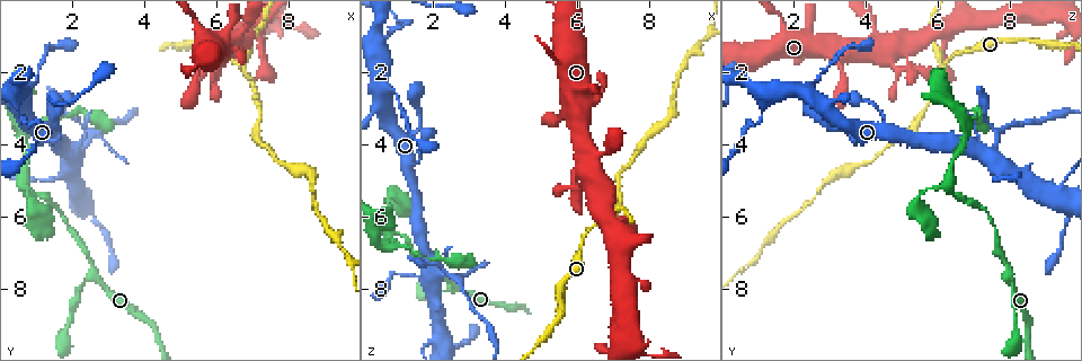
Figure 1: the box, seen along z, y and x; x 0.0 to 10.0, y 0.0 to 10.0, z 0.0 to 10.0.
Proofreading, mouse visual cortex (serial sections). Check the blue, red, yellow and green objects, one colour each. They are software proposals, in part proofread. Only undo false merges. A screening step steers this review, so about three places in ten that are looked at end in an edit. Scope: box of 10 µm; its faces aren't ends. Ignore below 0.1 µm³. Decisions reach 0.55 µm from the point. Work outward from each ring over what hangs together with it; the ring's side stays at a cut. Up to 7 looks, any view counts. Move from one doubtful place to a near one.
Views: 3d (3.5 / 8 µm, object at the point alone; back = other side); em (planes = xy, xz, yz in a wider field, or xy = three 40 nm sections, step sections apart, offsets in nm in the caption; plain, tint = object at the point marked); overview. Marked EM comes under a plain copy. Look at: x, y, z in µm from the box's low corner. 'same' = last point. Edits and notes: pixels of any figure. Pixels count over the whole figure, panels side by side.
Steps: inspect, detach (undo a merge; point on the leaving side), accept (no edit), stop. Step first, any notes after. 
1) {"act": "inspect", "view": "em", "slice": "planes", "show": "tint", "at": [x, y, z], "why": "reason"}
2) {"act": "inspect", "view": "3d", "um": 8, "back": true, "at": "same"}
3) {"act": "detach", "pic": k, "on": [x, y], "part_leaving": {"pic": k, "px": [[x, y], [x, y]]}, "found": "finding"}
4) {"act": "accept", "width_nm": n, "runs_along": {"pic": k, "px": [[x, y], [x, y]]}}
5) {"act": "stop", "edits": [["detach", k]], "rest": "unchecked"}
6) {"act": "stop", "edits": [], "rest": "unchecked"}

{"act": "inspect", "view": "3d", "um": 3.5, "at": [0.80, 3.50, 1.00], "why": "thin neck"}

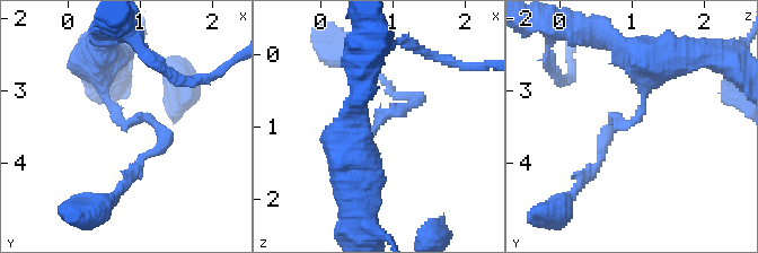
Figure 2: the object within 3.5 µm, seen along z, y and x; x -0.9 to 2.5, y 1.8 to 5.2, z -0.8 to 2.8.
{"act": "inspect", "view": "em", "slice": "xy", "step": 1, "show": "tint", "at": [0.75, 3.50, 0.95]}

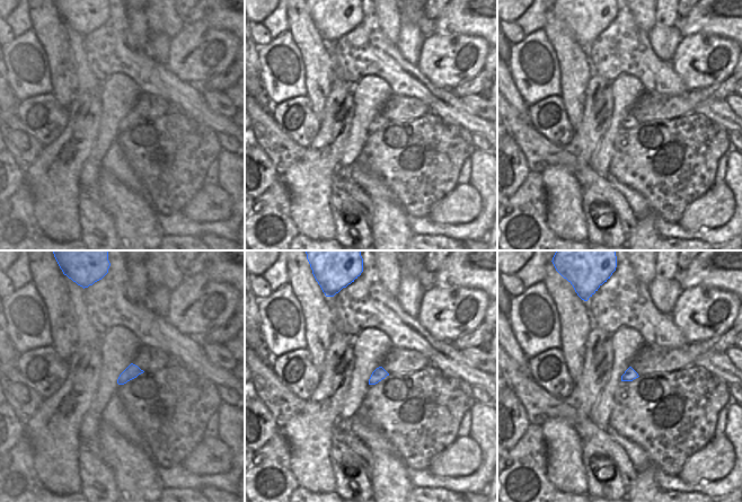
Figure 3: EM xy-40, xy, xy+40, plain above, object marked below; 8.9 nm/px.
{"act": "accept", "width_nm": 110, "runs_along": {"pic": 2, "px": [[653, 66], [638, 118], [615, 118], [601, 153]]}, "found": "continuous, no second cell"}

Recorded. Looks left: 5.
{"act": "inspect", "view": "3d", "um": 3.5, "at": [2.55, 7.55, 8.00], "why": "a narrow waist"}

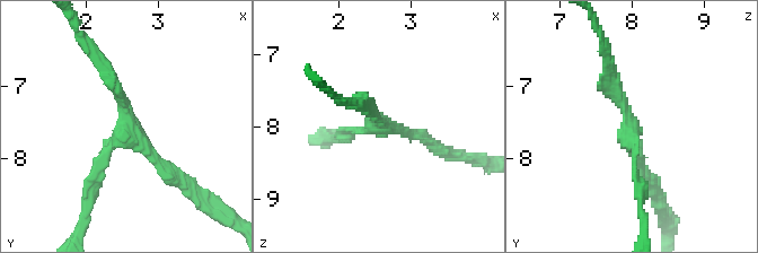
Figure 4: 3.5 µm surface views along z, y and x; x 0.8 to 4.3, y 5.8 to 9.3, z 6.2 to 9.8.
{"act": "inspect", "view": "em", "slice": "xy", "step": 3, "show": "tint", "at": [2.55, 7.60, 8.00], "why": "shape alone is not enough"}

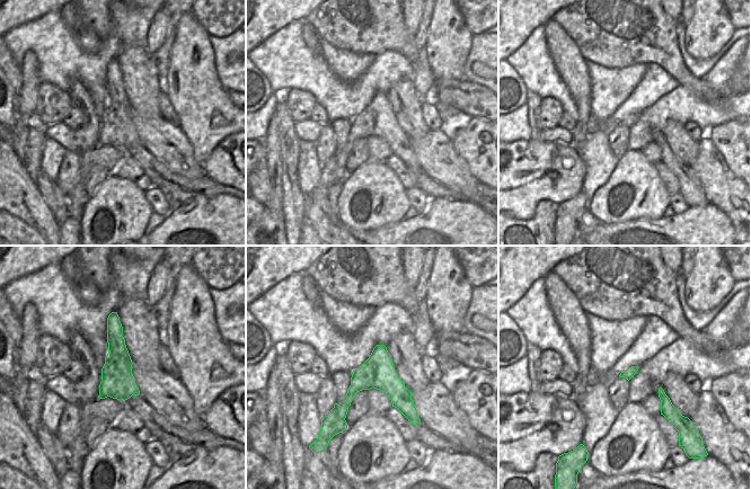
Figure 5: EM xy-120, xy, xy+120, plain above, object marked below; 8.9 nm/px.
{"act": "accept", "runs_along": {"pic": 4, "px": [[183, 182], [128, 130], [103, 64]]}, "found": "all the same cell"}

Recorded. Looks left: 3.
{"act": "inspect", "view": "3d", "um": 3.5, "at": [6.80, 2.00, 6.15], "why": "side arm on a straight run"}

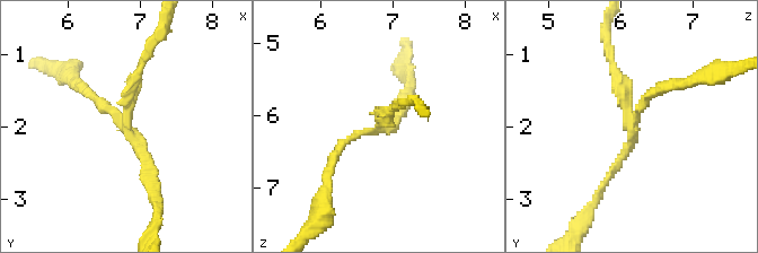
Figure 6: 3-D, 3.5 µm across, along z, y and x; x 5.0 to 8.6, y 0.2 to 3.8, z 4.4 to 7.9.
{"act": "inspect", "view": "em", "slice": "xy", "step": 5, "show": "tint", "at": [6.70, 1.90, 6.15], "arms": 3, "arm_widths_nm": [150, 150, 200]}

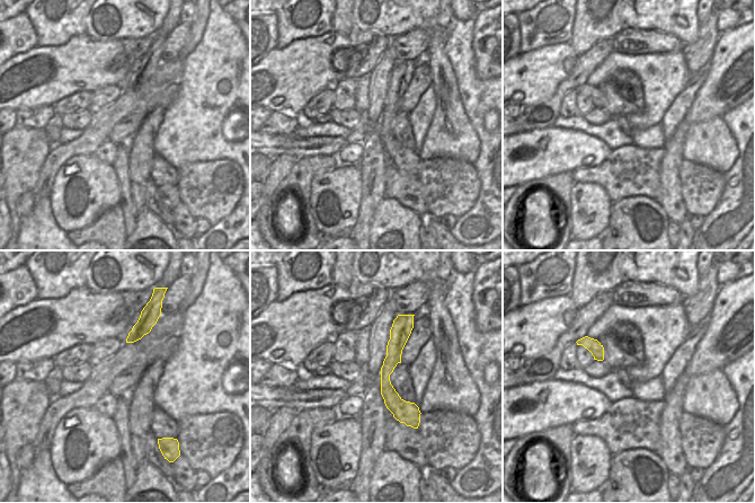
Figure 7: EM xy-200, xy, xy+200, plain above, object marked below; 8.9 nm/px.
{"act": "detach", "pic": 6, "on": [133, 80], "width_nm": 140, "part_leaving": {"pic": 6, "px": [[125, 115], [139, 67], [164, 32]]}, "found": "two cells meet here"}

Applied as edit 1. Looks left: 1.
{"act": "stop", "edits": [["detach", 6]], "rest": "unchecked"}

